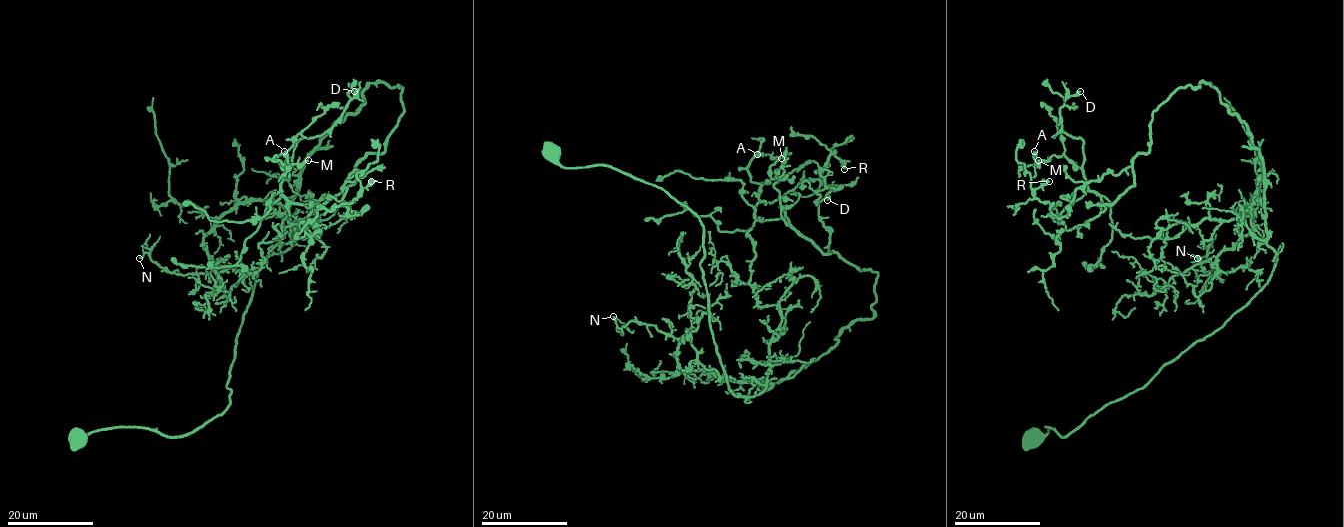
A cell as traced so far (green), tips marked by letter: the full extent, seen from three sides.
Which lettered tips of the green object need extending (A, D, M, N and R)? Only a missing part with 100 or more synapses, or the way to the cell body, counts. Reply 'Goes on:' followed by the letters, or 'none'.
Goes on: none

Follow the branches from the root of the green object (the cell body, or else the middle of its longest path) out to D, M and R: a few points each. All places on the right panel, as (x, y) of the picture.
D: (1033, 438), (1141, 389), (1277, 255), (1262, 157), (1210, 83), (1153, 112), (1110, 204), (1062, 130), (1080, 91)
M: (1033, 438), (1141, 389), (1277, 255), (1262, 157), (1210, 83), (1153, 112), (1110, 204), (1063, 154), (1038, 160)
R: (1033, 438), (1141, 389), (1277, 255), (1262, 157), (1210, 83), (1059, 218), (1049, 181)

